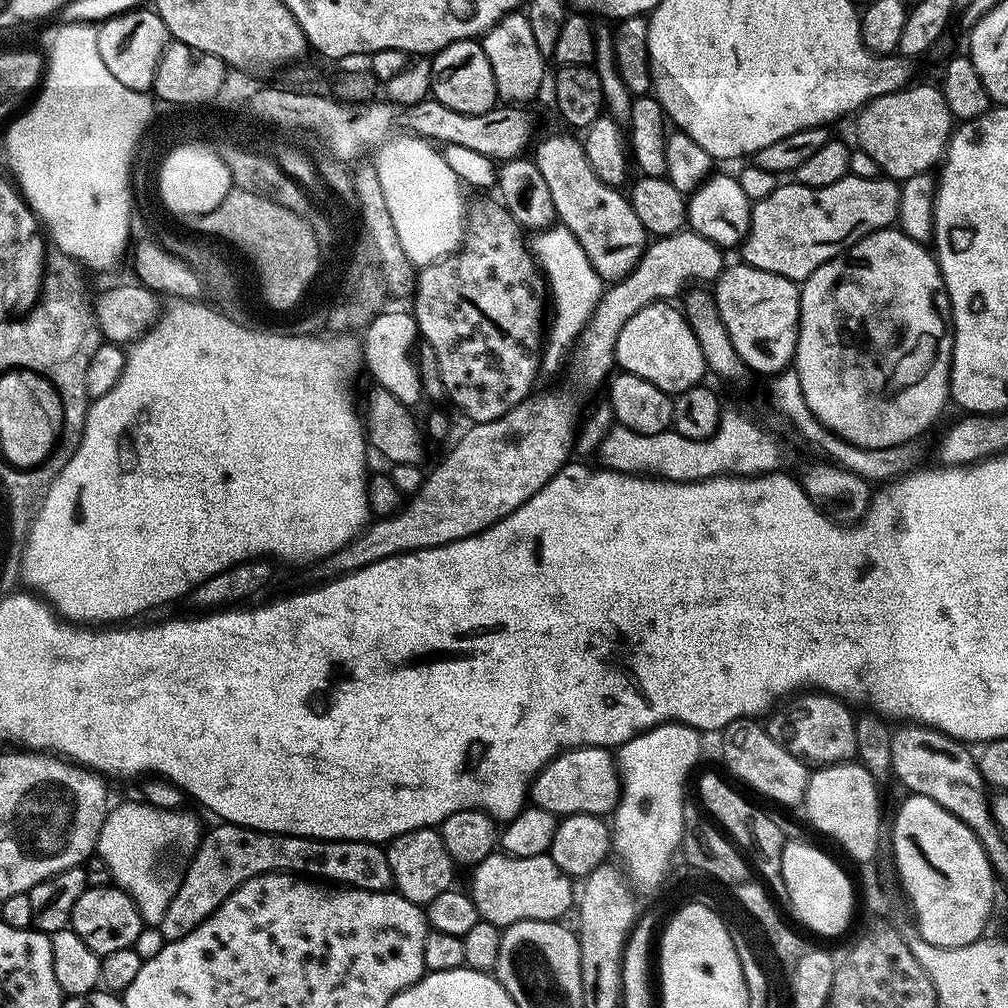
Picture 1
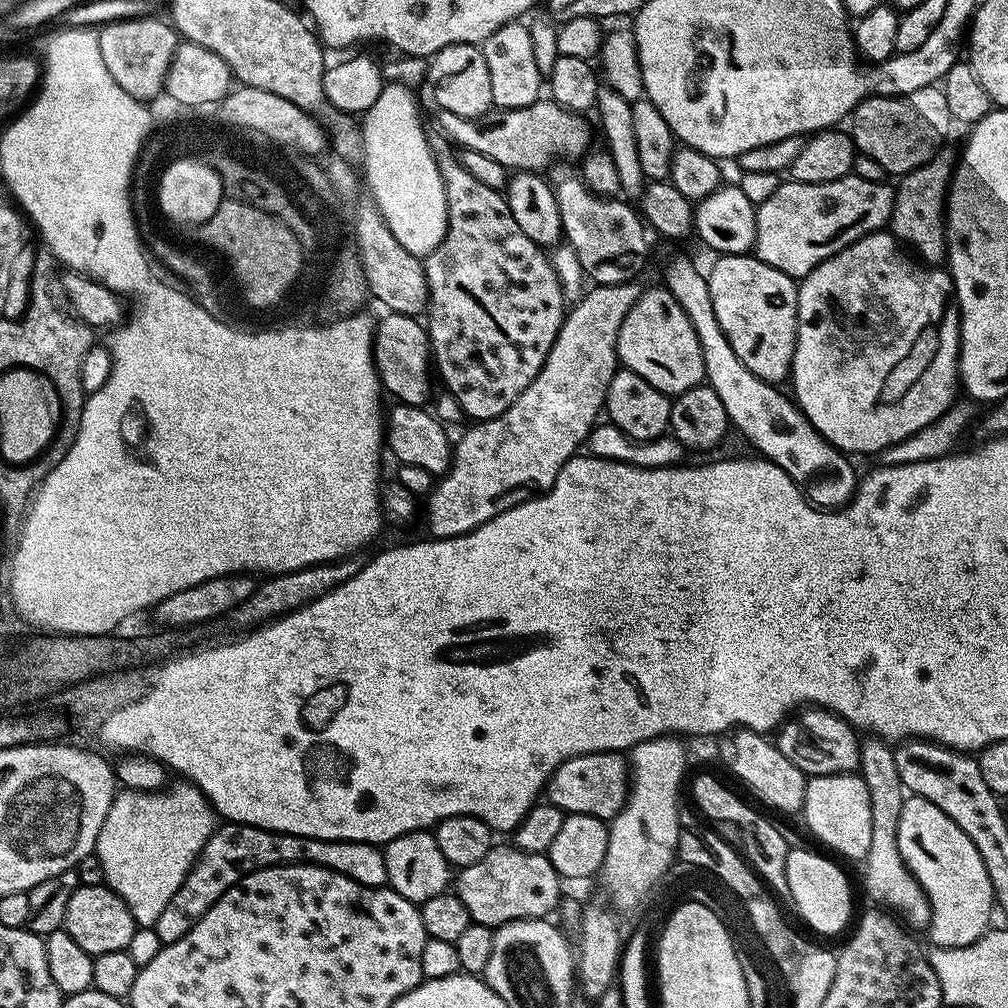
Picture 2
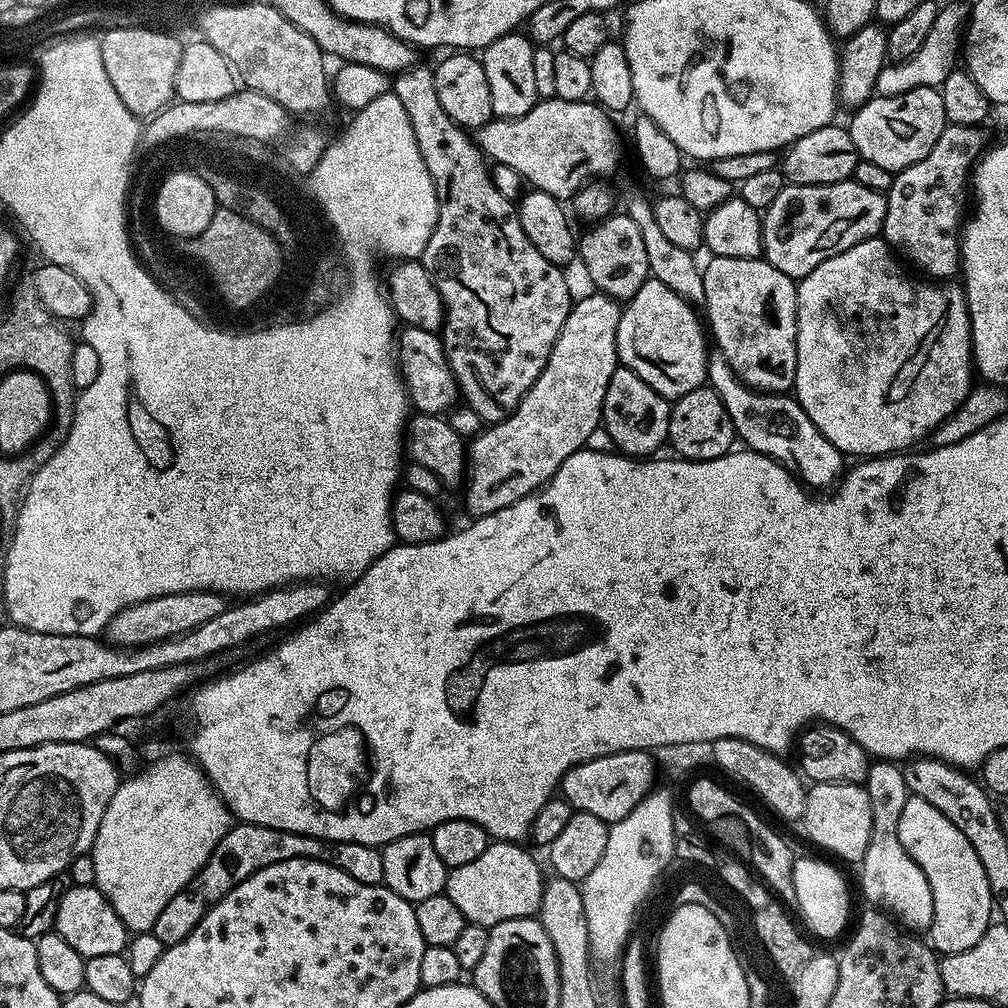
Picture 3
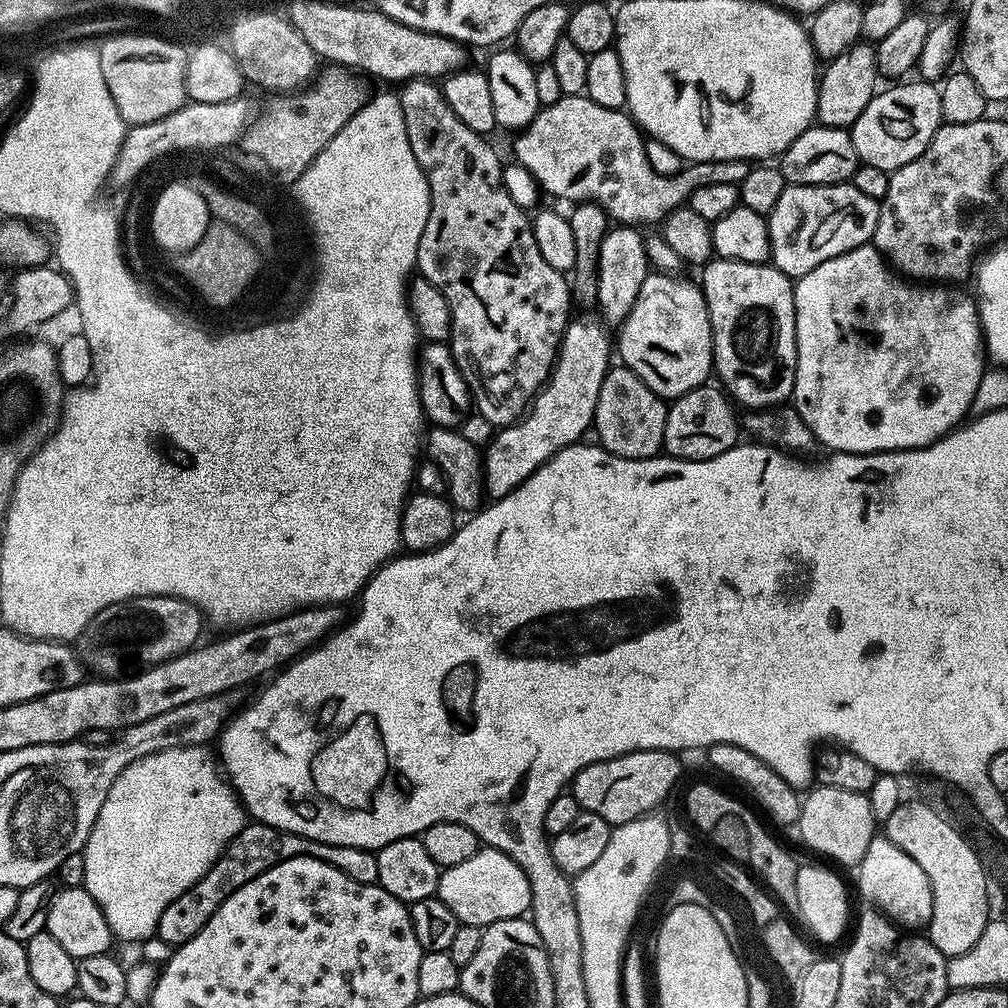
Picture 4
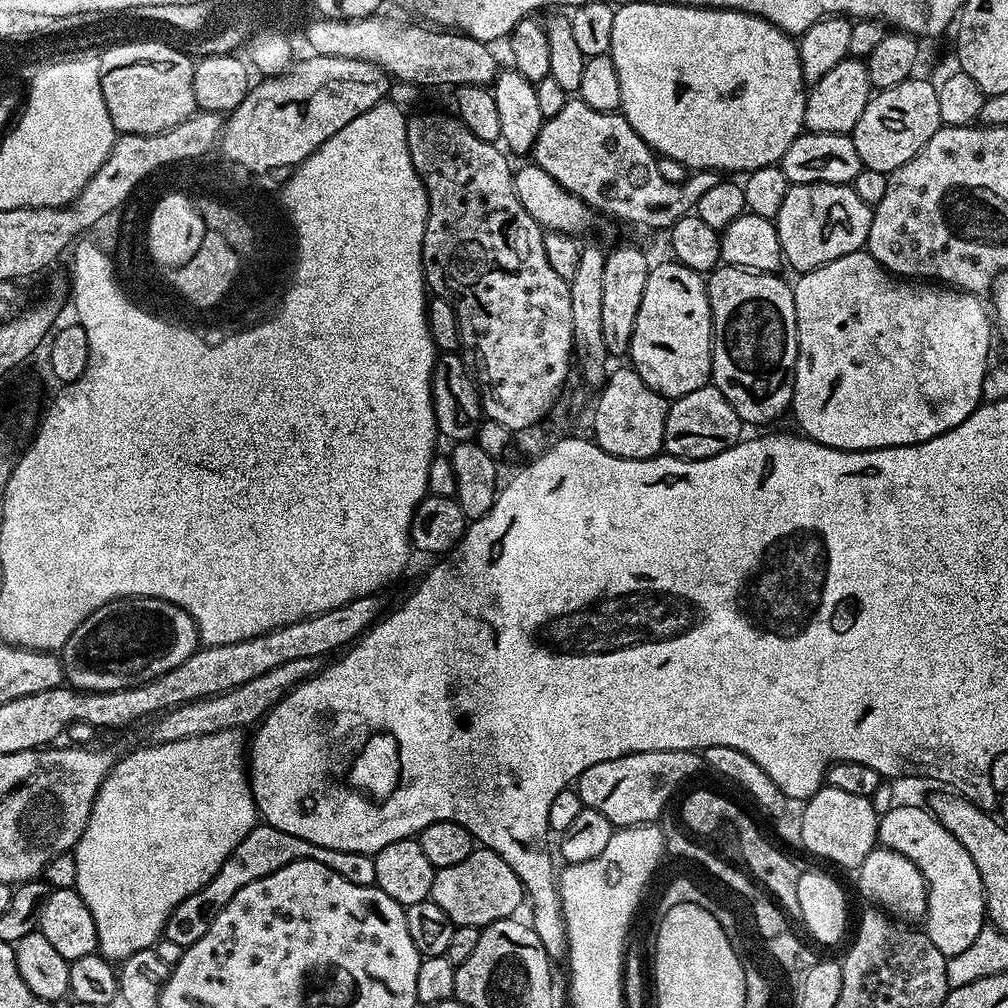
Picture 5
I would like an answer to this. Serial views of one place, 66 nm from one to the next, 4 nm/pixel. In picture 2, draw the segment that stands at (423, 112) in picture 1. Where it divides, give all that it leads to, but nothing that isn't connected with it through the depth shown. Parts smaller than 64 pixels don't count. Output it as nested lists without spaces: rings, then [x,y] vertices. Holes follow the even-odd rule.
[[[541,98],[521,108],[493,110],[476,120],[449,112],[440,112],[438,118],[441,130],[453,140],[451,143],[457,149],[486,154],[486,158],[502,162],[509,170],[543,173],[544,168],[555,162],[556,156],[583,157],[593,143],[592,128],[584,121],[587,119],[579,112],[558,106],[551,98]]]

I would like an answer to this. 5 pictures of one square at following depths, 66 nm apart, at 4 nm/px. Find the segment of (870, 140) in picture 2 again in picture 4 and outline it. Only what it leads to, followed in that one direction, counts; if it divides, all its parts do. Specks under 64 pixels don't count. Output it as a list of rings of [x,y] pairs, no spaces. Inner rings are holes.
[[[896,82],[885,92],[877,91],[850,129],[854,150],[861,161],[889,174],[906,166],[906,162],[914,162],[930,146],[930,138],[934,138],[942,123],[939,87],[932,82],[904,83],[908,82]]]

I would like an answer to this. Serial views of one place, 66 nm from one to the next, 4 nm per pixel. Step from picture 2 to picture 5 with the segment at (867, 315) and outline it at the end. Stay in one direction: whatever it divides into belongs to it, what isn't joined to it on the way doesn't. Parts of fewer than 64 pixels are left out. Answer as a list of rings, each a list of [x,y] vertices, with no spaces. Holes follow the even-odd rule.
[[[866,250],[851,252],[842,258],[838,258],[829,264],[823,264],[812,272],[805,272],[799,277],[800,281],[795,281],[792,293],[794,294],[794,306],[796,307],[796,341],[798,342],[798,354],[796,355],[796,372],[793,382],[793,394],[791,411],[796,411],[796,420],[800,423],[799,431],[810,440],[816,440],[820,444],[825,444],[831,448],[844,448],[848,452],[863,452],[869,448],[897,448],[903,444],[921,444],[930,438],[934,438],[943,432],[949,432],[954,426],[962,423],[972,411],[980,407],[982,403],[982,378],[988,373],[990,361],[988,361],[988,347],[992,344],[992,332],[994,334],[994,324],[990,319],[989,309],[986,307],[979,295],[974,292],[966,292],[955,286],[941,286],[936,282],[909,282],[883,268]]]

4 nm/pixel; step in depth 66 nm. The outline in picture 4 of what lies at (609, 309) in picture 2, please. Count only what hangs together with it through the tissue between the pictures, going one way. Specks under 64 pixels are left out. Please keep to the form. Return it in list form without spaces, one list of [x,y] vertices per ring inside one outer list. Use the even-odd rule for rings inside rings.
[[[573,319],[569,323],[560,340],[556,365],[552,367],[544,387],[537,392],[524,415],[516,423],[501,427],[483,449],[484,490],[492,500],[501,500],[513,492],[555,452],[581,443],[582,434],[593,427],[598,390],[602,390],[604,375],[610,367],[608,359],[614,356],[613,337],[611,340],[609,329],[599,319],[596,320]]]

